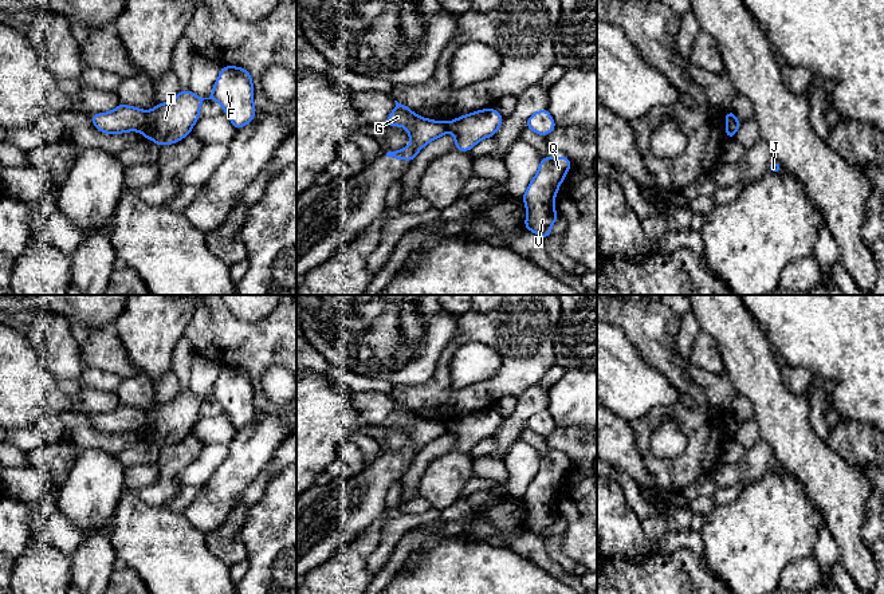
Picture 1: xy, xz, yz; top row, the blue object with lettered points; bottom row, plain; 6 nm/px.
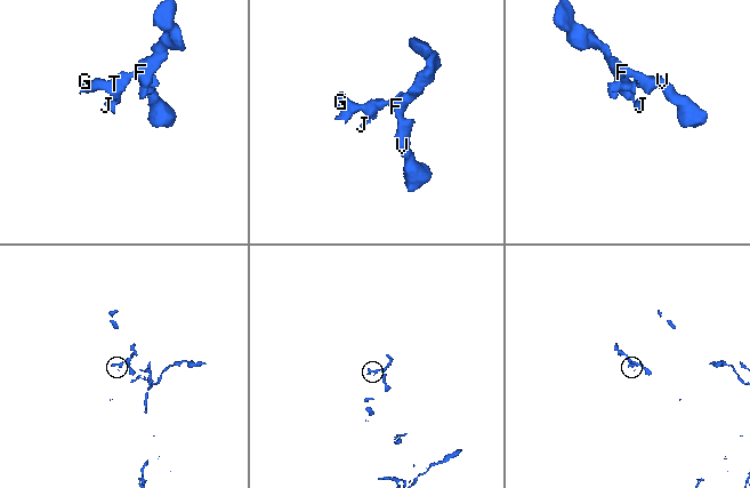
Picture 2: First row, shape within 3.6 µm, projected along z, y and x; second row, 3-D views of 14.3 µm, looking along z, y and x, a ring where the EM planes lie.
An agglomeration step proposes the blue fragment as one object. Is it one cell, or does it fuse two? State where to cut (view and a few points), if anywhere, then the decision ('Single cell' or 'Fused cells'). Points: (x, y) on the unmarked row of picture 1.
Split along xy (146, 412), (146, 423), (141, 432). Fused cells

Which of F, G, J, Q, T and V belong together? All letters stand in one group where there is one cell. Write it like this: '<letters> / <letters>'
F J Q T V / G

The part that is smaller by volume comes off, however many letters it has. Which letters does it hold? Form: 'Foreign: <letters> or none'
Foreign: F, J, Q, T, V

